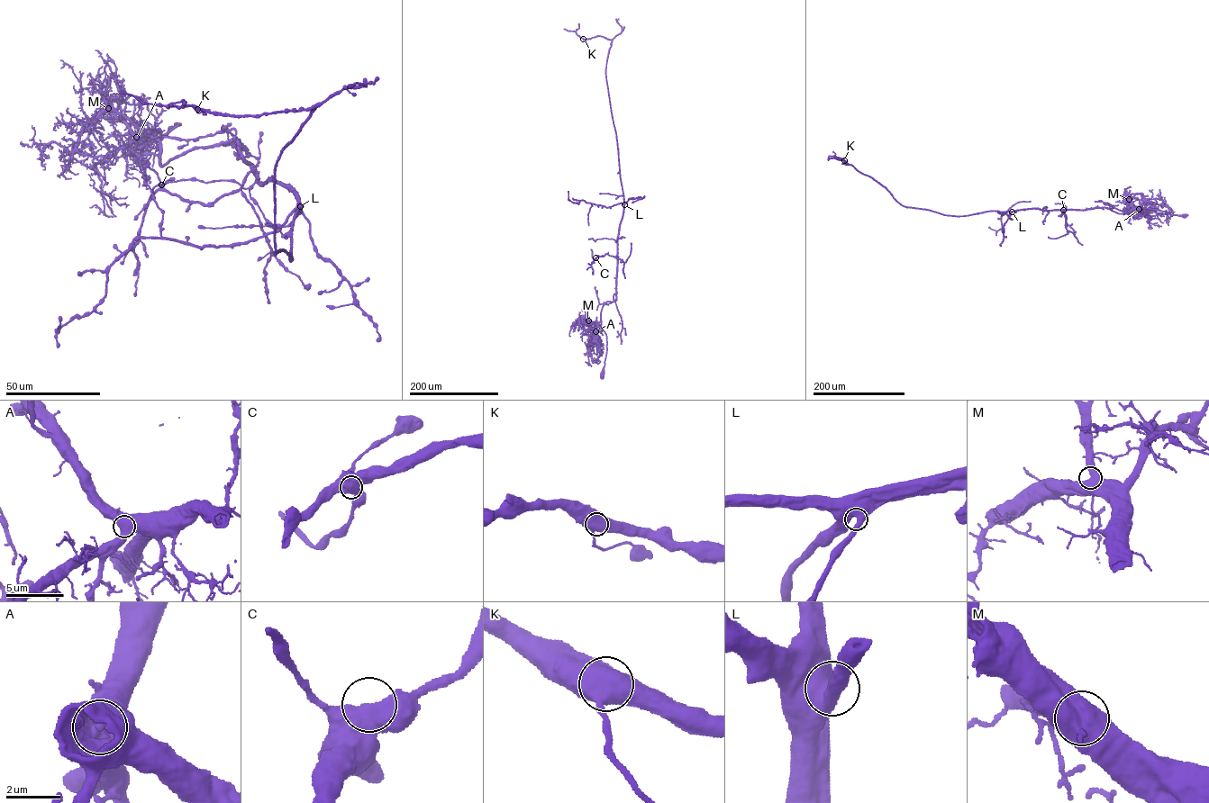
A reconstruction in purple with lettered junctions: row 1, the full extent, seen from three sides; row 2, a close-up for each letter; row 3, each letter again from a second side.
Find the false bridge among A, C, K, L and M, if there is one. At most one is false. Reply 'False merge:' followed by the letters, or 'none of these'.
False merge: none of these

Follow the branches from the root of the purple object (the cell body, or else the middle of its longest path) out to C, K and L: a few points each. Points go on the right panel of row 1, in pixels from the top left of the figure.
C: (1185, 216), (1141, 208), (1119, 213), (1104, 207), (1064, 210), (1064, 213), (1059, 216), (1063, 210)
K: (1185, 216), (1141, 208), (1119, 213), (1104, 207), (944, 215), (902, 205), (886, 187), (842, 163), (844, 160)
L: (1185, 216), (1141, 208), (1122, 213), (1104, 207), (1031, 209), (1012, 212)

